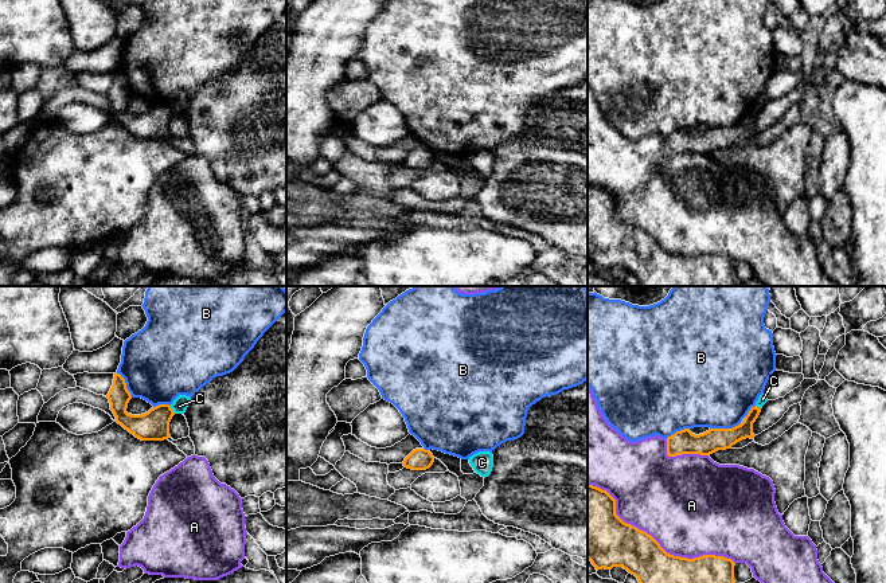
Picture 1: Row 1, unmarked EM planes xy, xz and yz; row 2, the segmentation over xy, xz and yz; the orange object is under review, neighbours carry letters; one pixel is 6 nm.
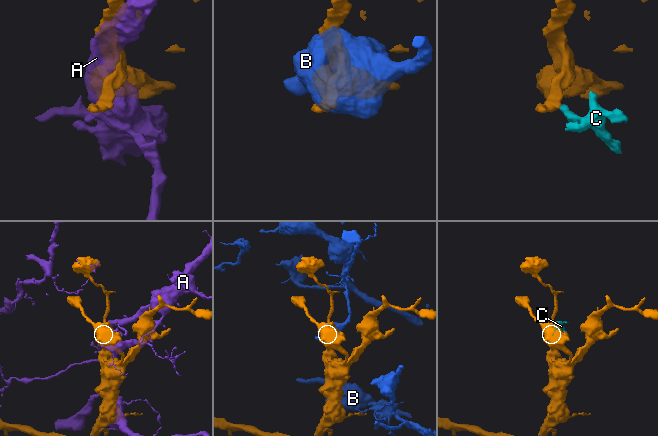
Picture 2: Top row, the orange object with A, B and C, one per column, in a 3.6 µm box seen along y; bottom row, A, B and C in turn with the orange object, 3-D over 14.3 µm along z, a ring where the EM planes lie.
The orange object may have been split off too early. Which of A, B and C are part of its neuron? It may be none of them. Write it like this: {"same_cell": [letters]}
{"same_cell": []}

